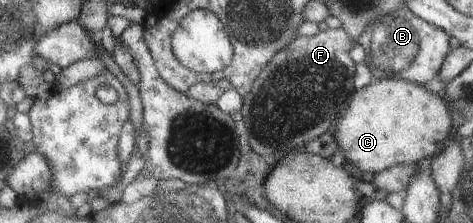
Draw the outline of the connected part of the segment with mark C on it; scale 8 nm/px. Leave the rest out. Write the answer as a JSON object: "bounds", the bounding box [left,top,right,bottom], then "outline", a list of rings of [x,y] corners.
{"bounds":[335,77,456,193],"outline":[[[377,77],[377,81],[353,93],[345,115],[337,123],[335,141],[345,151],[347,161],[355,163],[357,169],[361,171],[373,173],[370,182],[375,185],[376,189],[395,193],[405,190],[409,181],[413,179],[415,162],[425,157],[433,157],[446,145],[447,139],[452,137],[456,121],[454,117],[449,117],[450,112],[443,98],[429,93],[423,86],[399,78],[381,79]]]}

